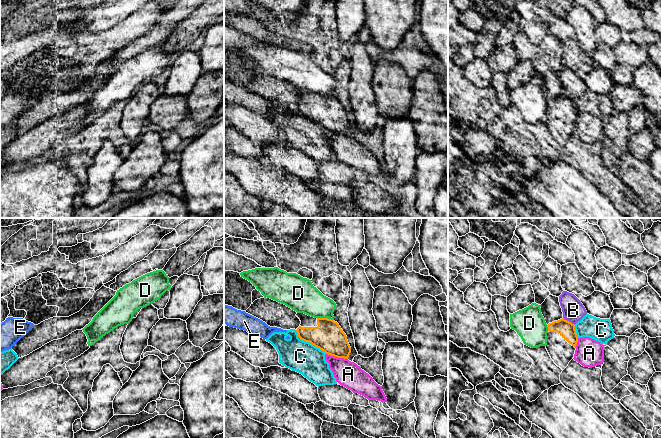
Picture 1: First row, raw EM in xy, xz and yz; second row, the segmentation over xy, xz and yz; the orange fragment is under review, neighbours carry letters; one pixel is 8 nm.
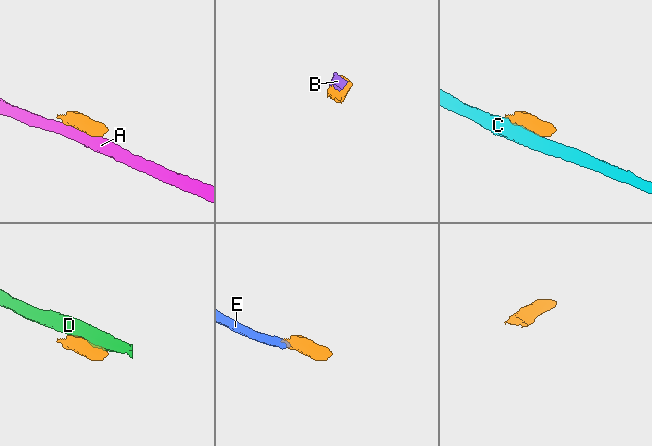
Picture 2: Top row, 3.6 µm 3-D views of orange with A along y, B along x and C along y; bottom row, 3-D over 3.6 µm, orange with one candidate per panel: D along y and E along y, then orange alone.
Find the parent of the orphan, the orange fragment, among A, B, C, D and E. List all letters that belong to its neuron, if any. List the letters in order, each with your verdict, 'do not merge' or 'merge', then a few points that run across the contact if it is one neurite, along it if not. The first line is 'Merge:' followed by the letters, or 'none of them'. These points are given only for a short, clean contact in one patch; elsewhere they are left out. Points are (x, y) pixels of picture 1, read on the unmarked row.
Merge: none of them
A: do not merge
B: do not merge; line yz (563, 93), (574, 101)
C: do not merge
D: do not merge
E: do not merge; line xz (298, 112), (300, 114)

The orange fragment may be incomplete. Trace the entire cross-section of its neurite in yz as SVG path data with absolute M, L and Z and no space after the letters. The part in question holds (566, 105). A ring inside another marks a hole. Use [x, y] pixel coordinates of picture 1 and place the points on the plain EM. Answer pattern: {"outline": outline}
{"outline": "M562 94L547 103L546 125L554 139L564 146L573 135L578 118L575 101Z"}

